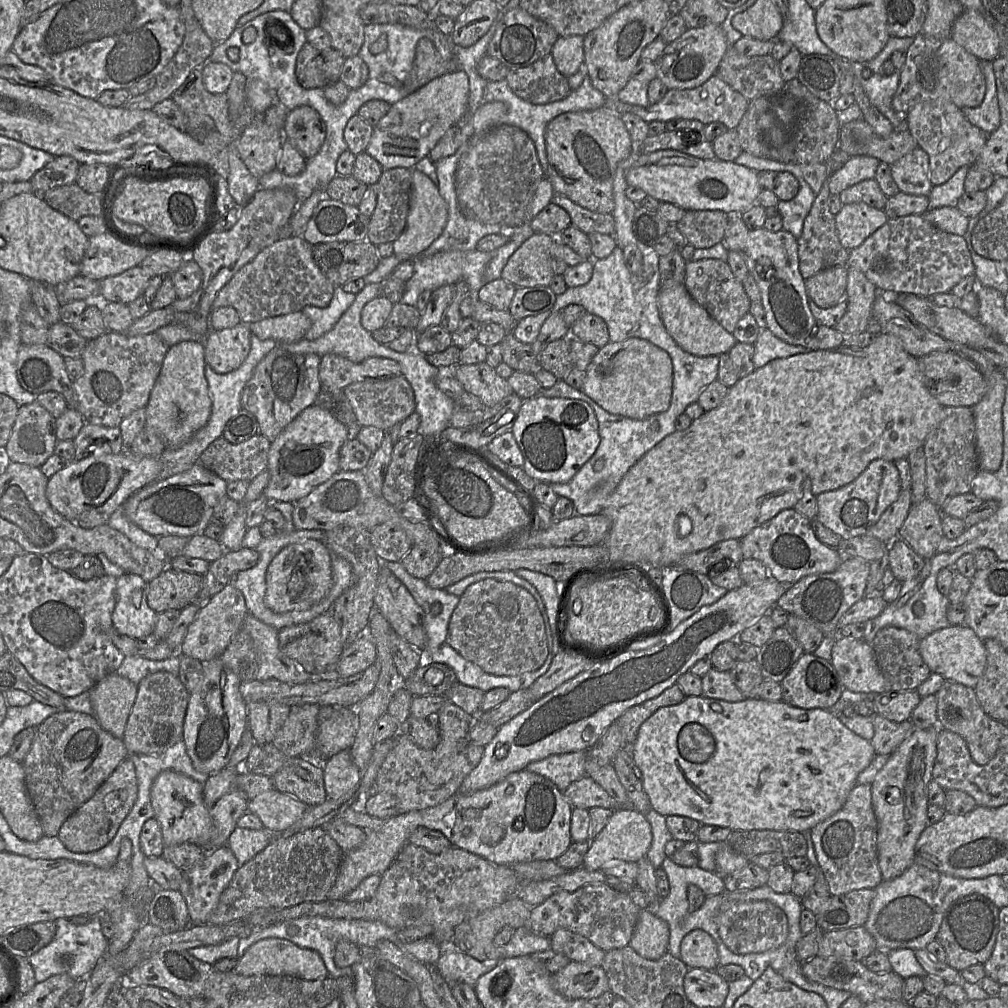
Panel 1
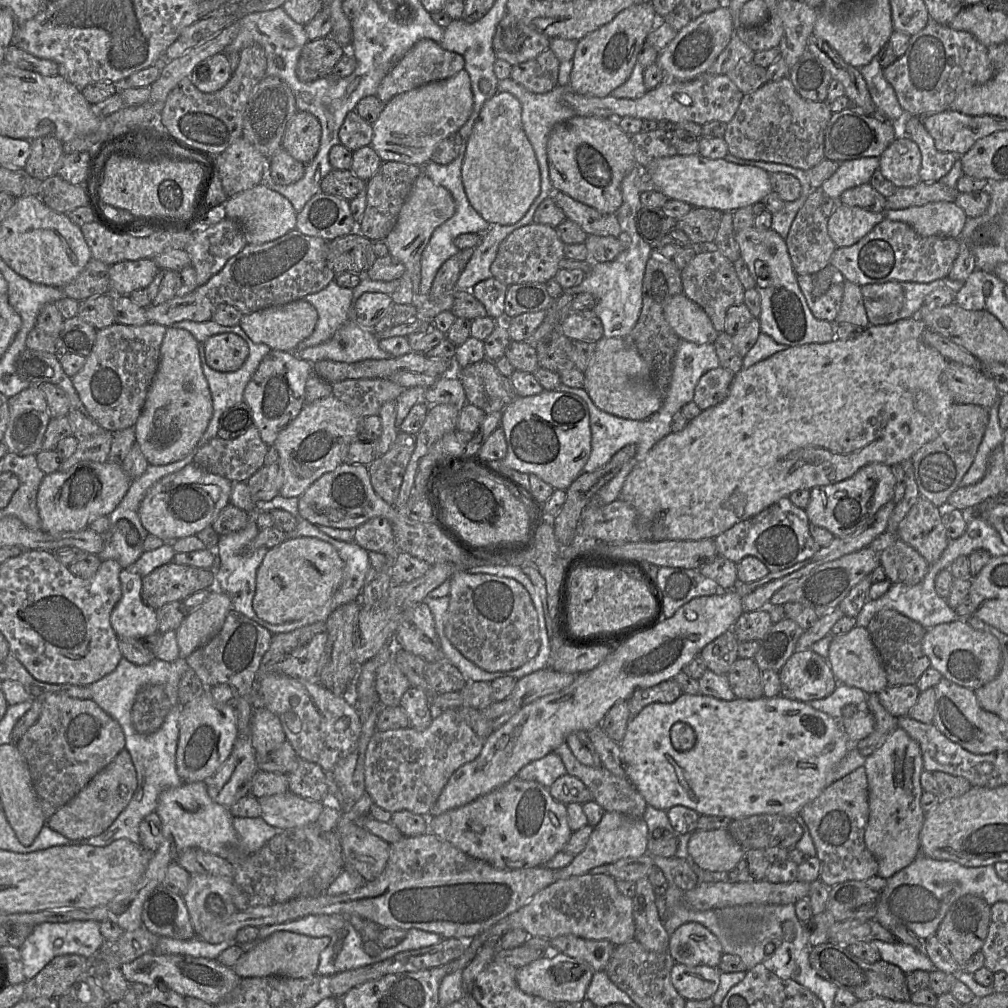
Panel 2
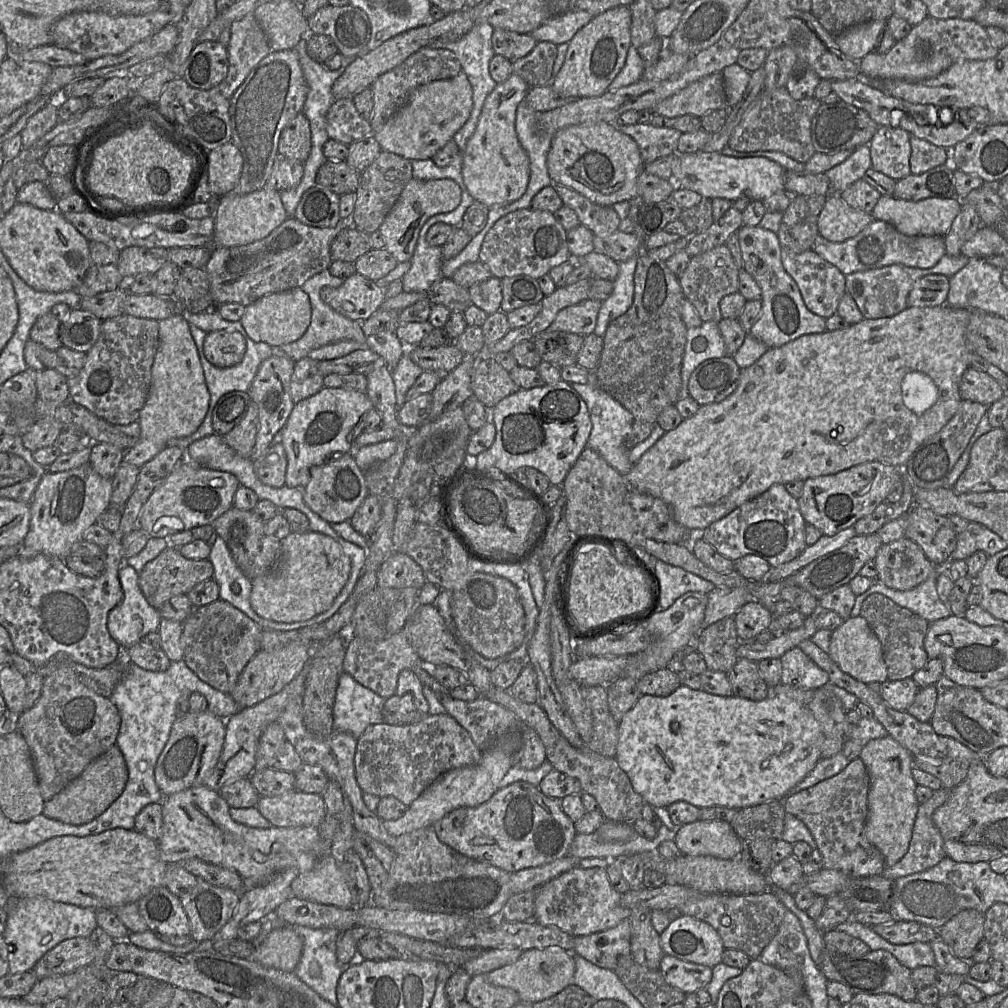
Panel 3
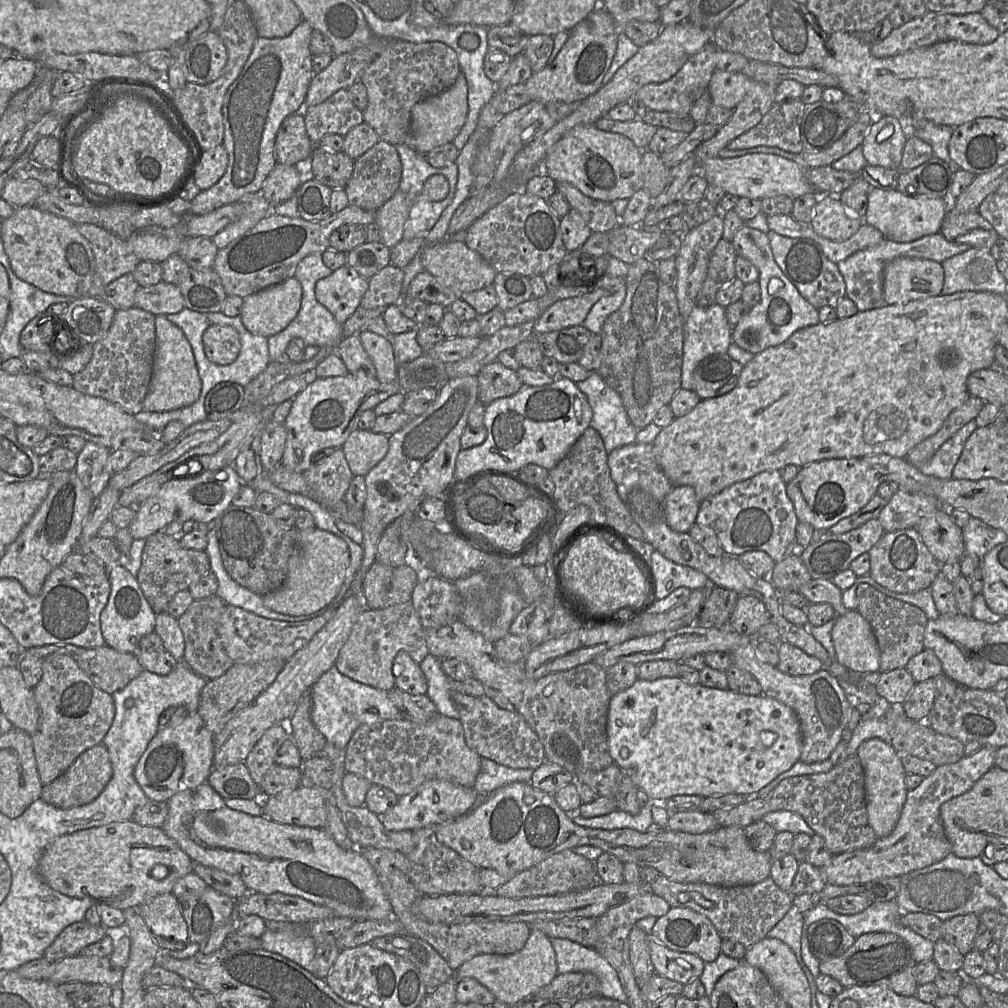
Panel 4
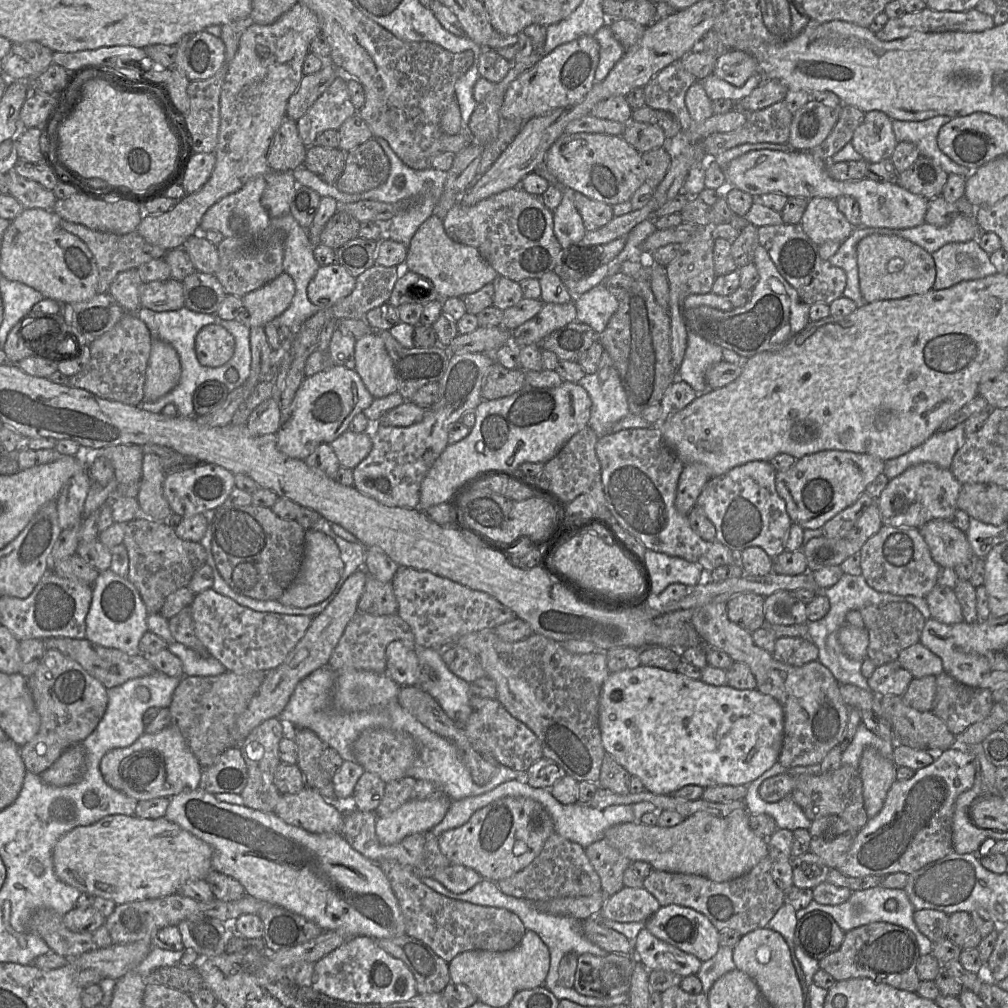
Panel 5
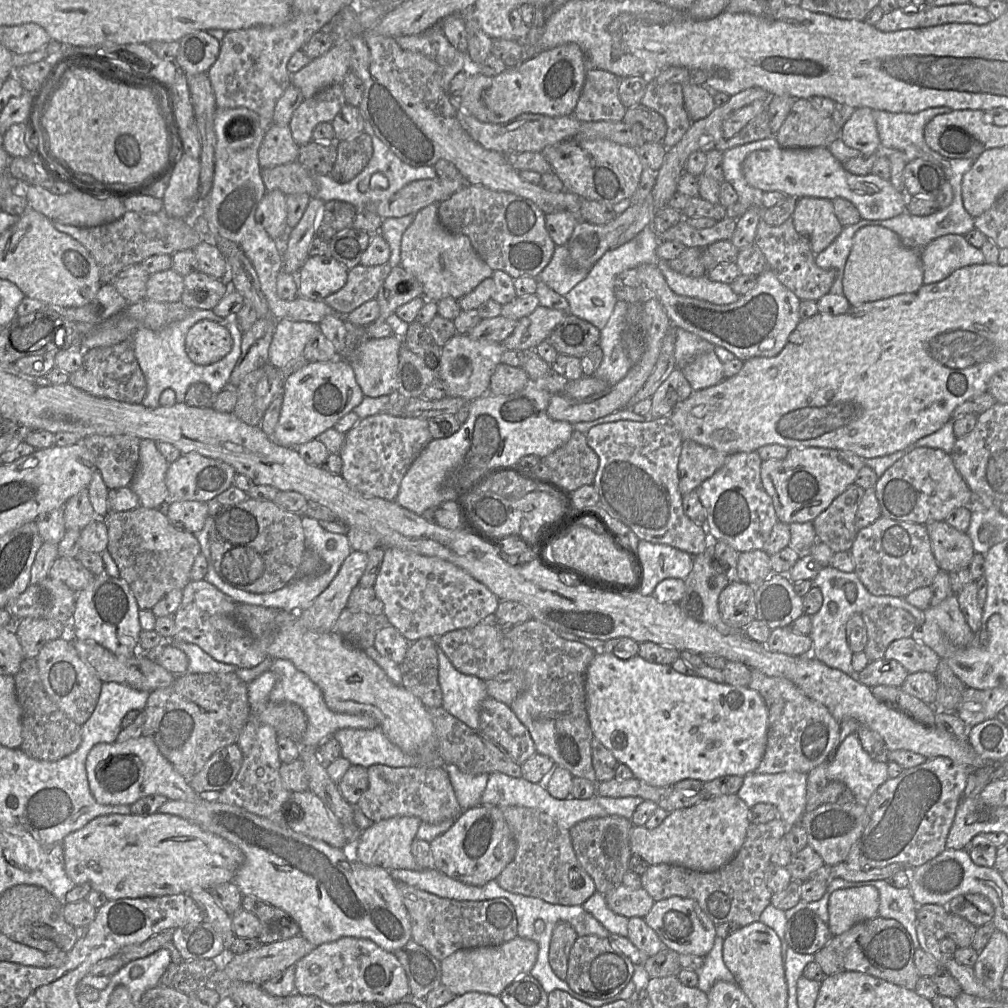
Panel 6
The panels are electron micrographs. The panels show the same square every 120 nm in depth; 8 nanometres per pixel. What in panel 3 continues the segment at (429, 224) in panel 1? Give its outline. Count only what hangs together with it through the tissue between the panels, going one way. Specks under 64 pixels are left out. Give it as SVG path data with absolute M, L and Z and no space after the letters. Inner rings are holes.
M411 179L379 227L384 239L384 248L398 262L411 261L425 222L433 215L453 211L459 205L460 200L461 190L451 179Z

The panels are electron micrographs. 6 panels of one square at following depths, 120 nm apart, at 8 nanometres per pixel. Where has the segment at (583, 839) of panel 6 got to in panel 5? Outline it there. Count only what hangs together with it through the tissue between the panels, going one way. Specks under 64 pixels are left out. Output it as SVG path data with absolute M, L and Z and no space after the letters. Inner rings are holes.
M604 838L590 844L585 853L600 877L601 890L611 896L623 887L623 875L631 861Z

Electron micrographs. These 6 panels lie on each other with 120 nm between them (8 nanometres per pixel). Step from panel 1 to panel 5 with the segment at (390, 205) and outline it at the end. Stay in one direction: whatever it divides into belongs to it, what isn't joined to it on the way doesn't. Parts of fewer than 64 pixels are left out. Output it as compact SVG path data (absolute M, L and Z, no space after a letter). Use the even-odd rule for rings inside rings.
M371 138L346 153L343 173L335 185L344 193L362 193L383 184L389 172L388 157L378 142Z

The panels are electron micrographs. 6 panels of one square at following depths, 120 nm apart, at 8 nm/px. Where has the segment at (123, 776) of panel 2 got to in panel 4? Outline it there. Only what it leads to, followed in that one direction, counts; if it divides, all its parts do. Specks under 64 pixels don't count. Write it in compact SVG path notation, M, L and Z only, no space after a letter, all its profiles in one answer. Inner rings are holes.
M95 745L84 751L57 779L42 787L41 798L48 804L61 809L82 806L94 801L104 790L113 775L107 748Z

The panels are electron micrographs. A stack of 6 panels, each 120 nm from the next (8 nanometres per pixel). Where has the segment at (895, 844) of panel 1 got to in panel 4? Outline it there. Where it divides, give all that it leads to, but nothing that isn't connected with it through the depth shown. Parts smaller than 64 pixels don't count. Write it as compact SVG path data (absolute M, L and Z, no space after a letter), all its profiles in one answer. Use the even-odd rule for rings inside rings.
M878 738L868 739L860 744L857 756L865 774L865 794L868 823L878 838L891 834L895 828L906 801L908 789L905 784L907 775L898 752Z

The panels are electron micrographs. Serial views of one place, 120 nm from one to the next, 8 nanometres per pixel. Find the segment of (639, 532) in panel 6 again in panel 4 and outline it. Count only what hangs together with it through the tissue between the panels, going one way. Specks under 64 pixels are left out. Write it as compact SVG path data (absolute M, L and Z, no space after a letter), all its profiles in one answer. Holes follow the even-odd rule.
M635 442L614 449L608 453L607 461L619 497L643 531L644 540L651 544L654 550L674 563L689 566L702 572L709 578L710 584L734 590L739 596L757 597L765 604L770 614L770 620L778 627L782 641L786 641L802 649L808 655L818 658L824 667L830 667L830 657L827 650L809 633L808 629L793 624L783 617L780 593L769 578L760 578L749 572L741 564L738 556L726 553L718 557L711 556L688 532L676 532L669 527L665 518L664 500L672 490L673 484L658 465L652 444Z

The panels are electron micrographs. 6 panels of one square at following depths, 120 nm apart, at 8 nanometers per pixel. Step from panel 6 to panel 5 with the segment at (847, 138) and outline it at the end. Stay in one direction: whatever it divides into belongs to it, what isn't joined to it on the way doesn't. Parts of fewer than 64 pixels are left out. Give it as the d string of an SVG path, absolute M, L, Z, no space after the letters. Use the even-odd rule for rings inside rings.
M882 111L866 112L863 122L853 134L851 144L869 163L890 159L898 144L892 119Z

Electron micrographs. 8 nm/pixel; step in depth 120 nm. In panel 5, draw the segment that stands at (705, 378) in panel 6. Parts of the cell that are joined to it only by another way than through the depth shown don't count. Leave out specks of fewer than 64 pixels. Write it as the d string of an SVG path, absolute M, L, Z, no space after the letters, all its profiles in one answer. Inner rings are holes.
M688 330L687 333L687 348L678 369L678 378L688 383L698 394L709 389L705 373L712 364L724 359L743 367L748 360L731 349L709 342L693 331Z

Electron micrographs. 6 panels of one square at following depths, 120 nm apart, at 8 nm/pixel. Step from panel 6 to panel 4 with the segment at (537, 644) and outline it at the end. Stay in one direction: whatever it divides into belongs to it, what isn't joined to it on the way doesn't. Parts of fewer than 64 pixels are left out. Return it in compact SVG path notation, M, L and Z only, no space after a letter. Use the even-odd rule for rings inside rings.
M460 620L448 625L425 629L425 641L428 653L439 660L456 658L470 666L473 676L484 688L496 705L520 715L536 732L543 744L545 759L558 764L575 775L587 771L599 771L613 763L610 755L607 735L607 721L611 695L606 685L606 670L593 661L570 670L550 673L542 678L529 678L525 670L525 661L510 663L502 660L496 653L494 642L482 633L474 631Z

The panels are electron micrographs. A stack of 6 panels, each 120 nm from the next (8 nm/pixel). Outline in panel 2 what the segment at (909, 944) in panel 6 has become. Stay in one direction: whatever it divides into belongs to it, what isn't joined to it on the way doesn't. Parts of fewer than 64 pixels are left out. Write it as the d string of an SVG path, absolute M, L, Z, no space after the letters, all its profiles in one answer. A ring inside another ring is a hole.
M827 942L811 947L809 960L819 976L838 988L850 991L858 1000L868 1000L875 997L894 1001L910 1001L911 999L906 982L907 975L898 966L882 959L875 963L868 963L850 953L847 947Z

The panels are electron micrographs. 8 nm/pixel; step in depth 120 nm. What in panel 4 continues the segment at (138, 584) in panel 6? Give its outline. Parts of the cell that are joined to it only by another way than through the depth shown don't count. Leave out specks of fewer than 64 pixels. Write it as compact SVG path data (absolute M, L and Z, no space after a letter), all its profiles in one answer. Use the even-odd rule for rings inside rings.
M159 531L145 539L136 579L152 610L160 614L166 611L176 593L188 590L209 571L210 561L205 551L185 548L174 536Z

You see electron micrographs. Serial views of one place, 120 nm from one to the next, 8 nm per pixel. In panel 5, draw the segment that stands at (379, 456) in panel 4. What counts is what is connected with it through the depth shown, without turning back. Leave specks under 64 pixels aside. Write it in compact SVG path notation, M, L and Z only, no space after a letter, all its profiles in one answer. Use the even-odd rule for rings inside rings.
M347 430L330 443L341 466L354 469L371 452L372 441L367 432Z

